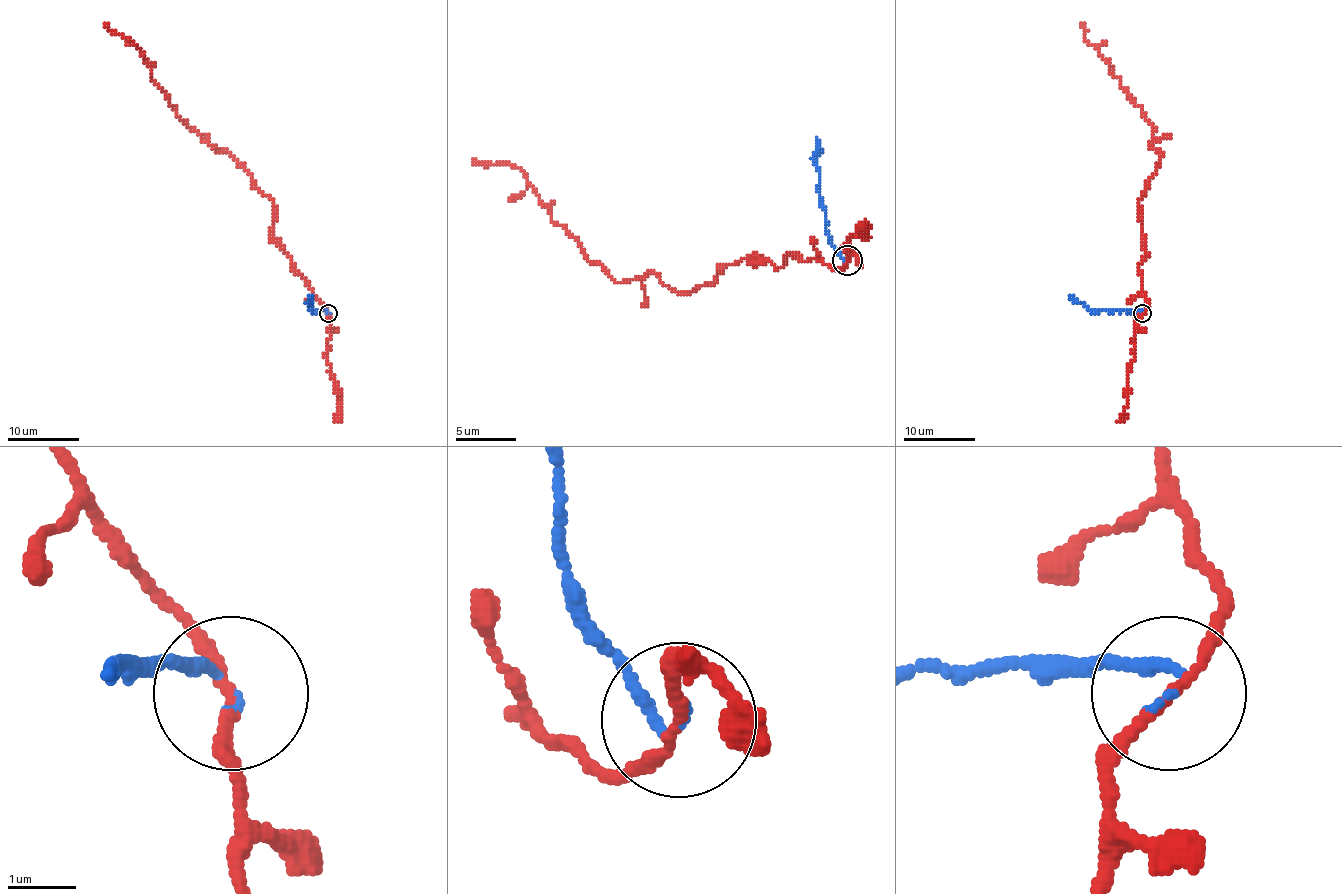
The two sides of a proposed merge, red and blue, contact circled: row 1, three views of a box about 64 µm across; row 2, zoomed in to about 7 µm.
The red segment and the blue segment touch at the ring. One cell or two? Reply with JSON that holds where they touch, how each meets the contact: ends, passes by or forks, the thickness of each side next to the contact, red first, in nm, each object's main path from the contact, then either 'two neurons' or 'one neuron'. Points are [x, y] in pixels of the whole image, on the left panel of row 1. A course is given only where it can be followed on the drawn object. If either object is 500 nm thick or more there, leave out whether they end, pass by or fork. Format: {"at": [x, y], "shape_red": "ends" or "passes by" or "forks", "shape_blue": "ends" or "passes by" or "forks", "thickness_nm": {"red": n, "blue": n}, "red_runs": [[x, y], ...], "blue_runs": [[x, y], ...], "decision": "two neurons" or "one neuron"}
{"at": [328, 313], "shape_red": "passes by", "shape_blue": "ends", "thickness_nm": {"red": 160, "blue": 100}, "red_runs": [[328, 313], [270, 234], [274, 203], [231, 155], [211, 146], [175, 112], [132, 42], [114, 33], [105, 22]], "blue_runs": [[328, 313], [311, 313], [310, 296]], "decision": "two neurons"}

